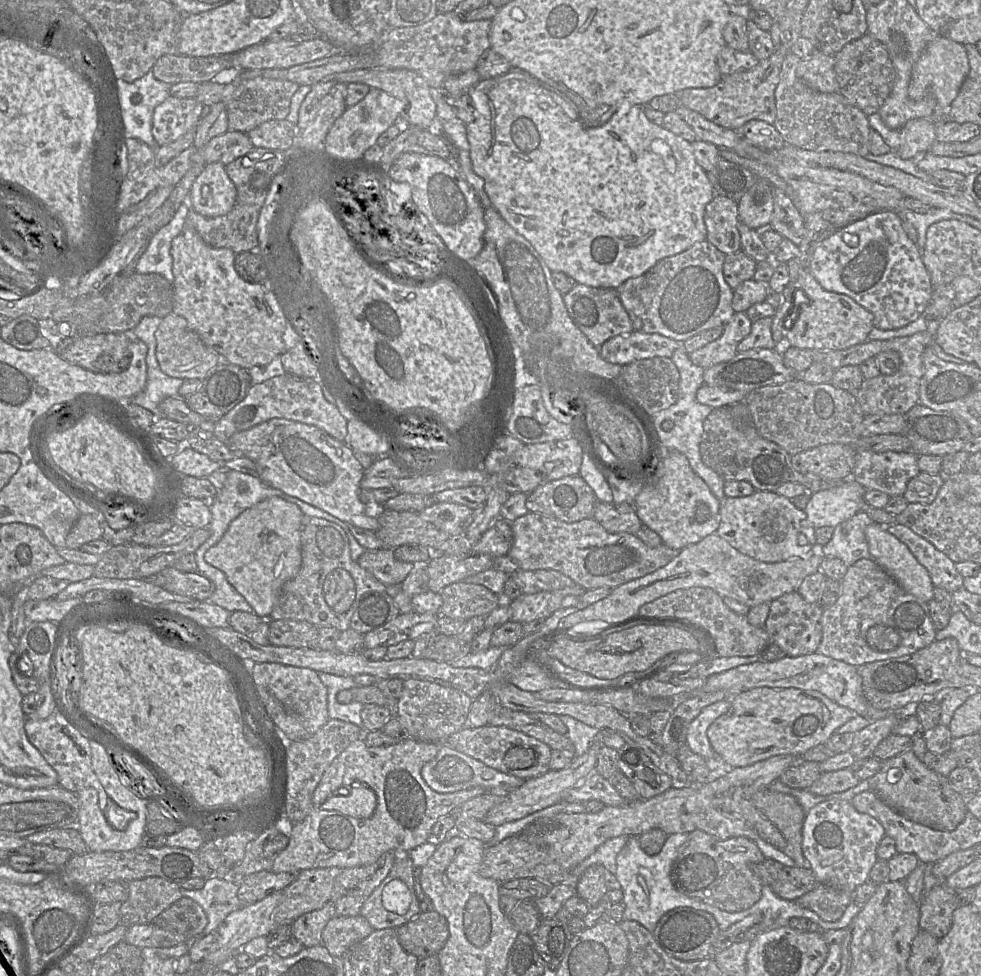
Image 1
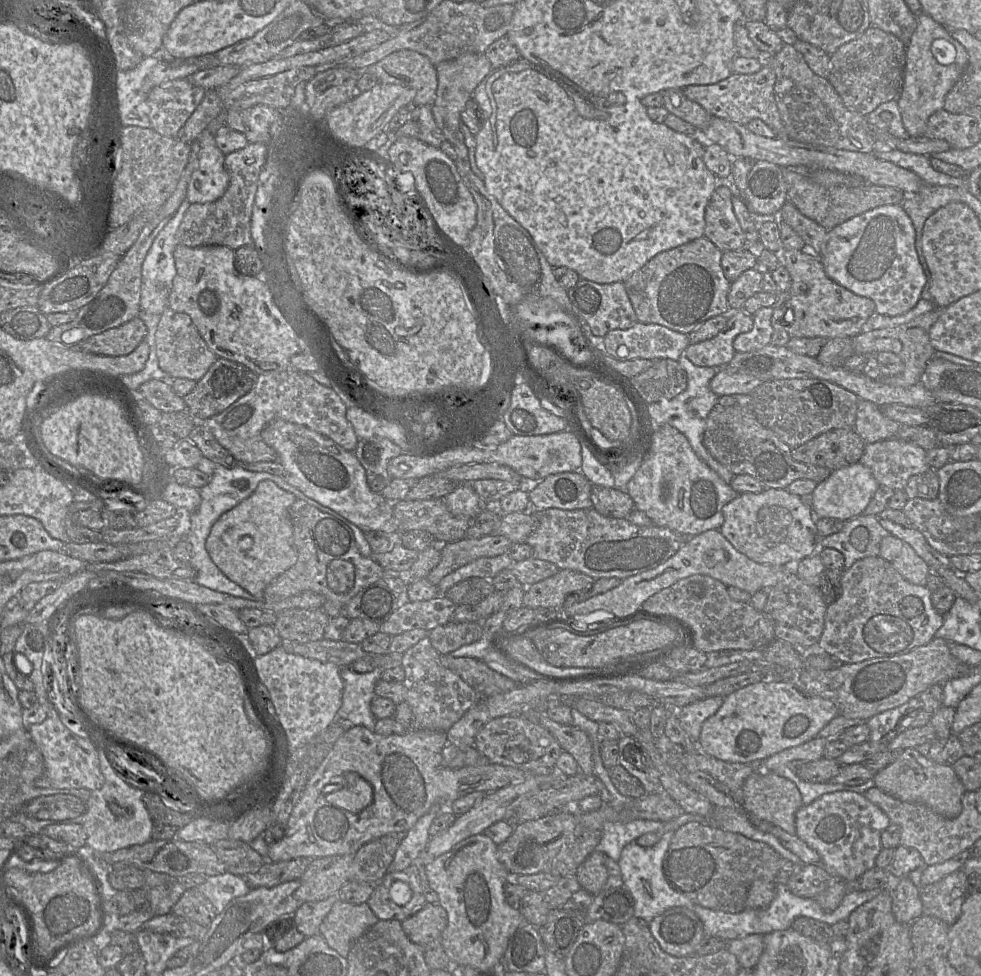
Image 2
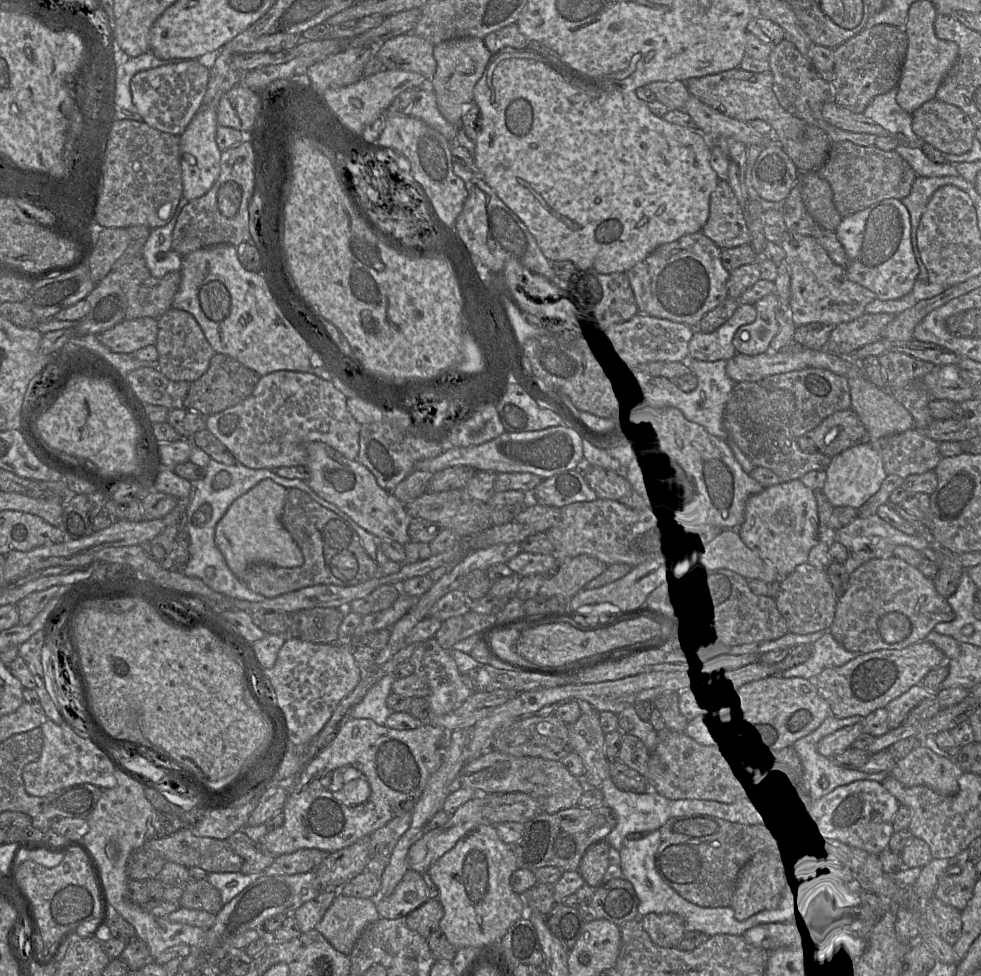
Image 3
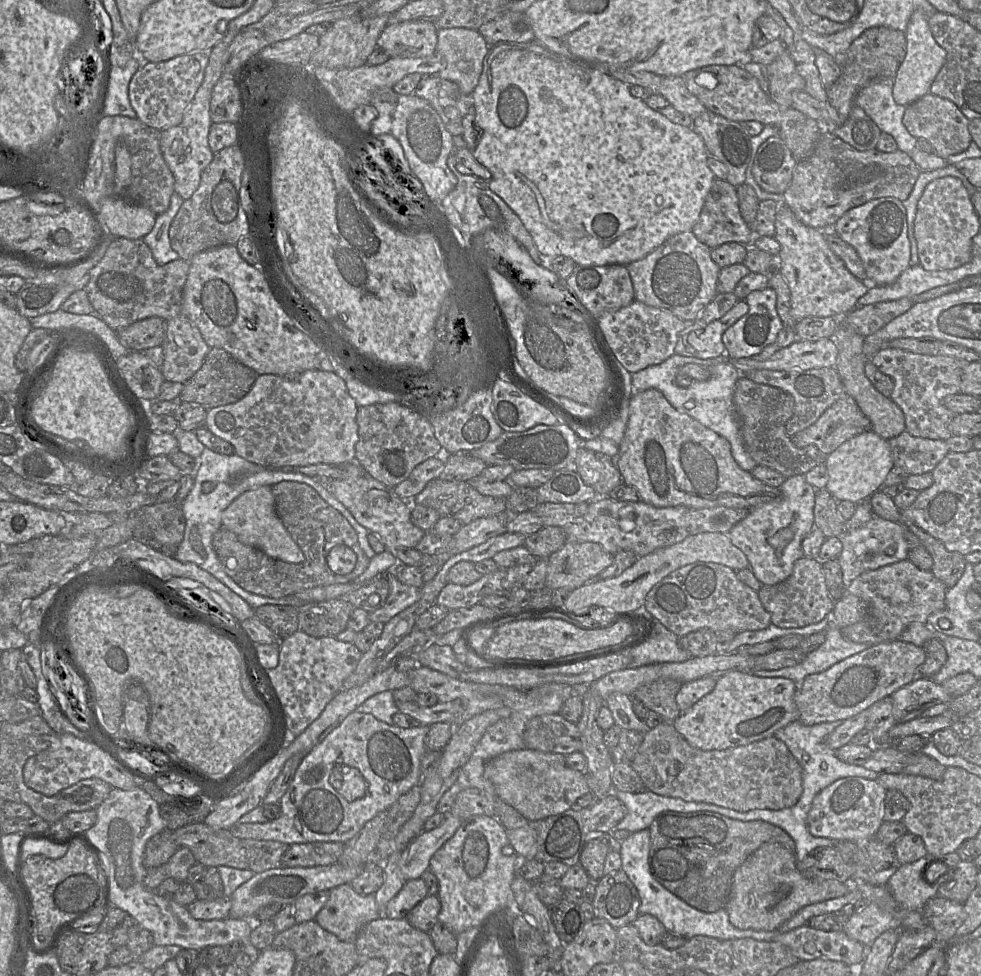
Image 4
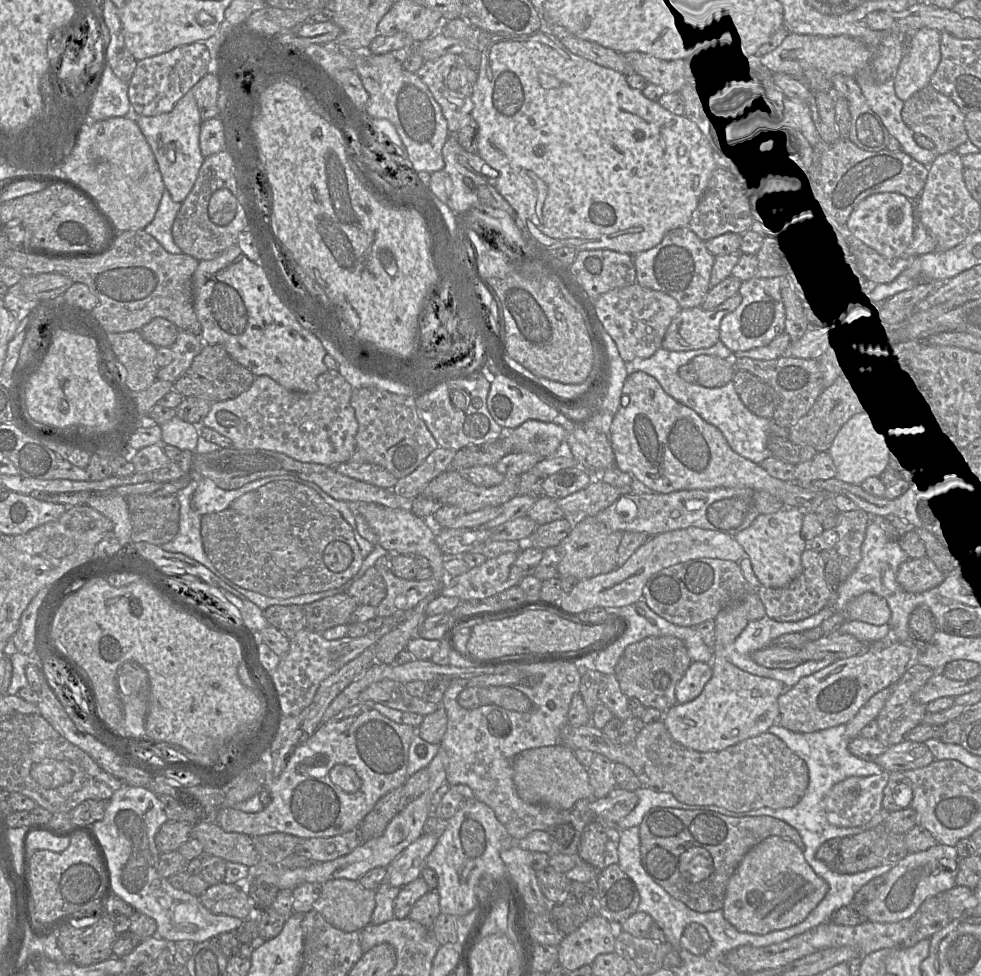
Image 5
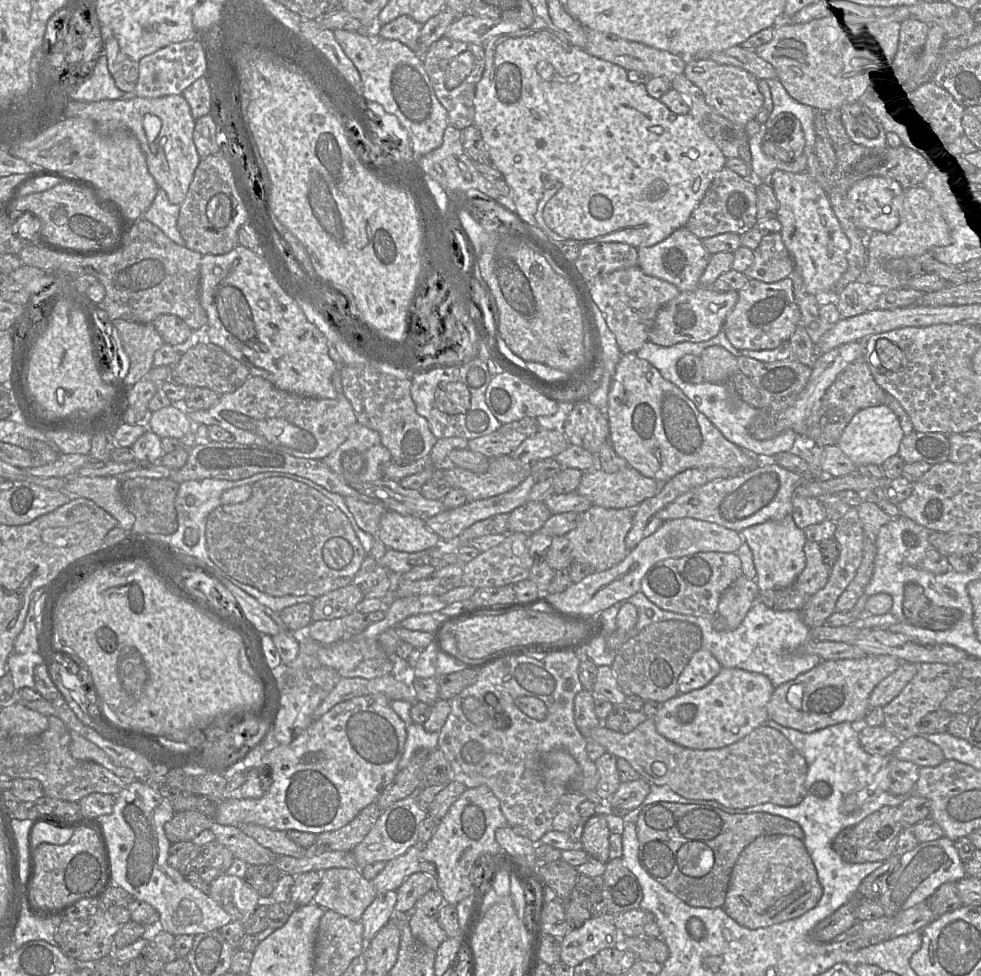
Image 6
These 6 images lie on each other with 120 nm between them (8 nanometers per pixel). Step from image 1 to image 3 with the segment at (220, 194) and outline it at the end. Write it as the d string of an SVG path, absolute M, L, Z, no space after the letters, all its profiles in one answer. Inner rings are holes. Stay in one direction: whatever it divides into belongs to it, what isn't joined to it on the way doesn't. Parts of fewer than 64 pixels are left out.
M201 107L179 136L183 197L189 202L205 195L219 177L221 151L216 143L217 126L216 109Z

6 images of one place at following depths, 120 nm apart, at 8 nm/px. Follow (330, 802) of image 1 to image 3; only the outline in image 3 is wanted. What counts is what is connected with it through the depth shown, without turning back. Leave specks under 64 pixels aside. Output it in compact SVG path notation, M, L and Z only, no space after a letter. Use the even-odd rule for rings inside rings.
M355 768L349 769L350 771L348 772L344 770L346 775L346 777L344 777L345 781L343 778L343 773L339 774L339 781L333 782L332 779L332 782L329 784L329 790L333 792L333 795L337 800L341 801L348 807L354 807L368 800L371 794L371 788L369 782L360 771Z

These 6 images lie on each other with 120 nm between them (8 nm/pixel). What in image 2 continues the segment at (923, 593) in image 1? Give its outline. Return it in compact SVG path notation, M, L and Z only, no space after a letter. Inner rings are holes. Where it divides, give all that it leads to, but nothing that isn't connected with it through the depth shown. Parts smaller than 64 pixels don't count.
M888 535L881 540L879 556L887 560L910 583L927 585L928 564L905 541Z

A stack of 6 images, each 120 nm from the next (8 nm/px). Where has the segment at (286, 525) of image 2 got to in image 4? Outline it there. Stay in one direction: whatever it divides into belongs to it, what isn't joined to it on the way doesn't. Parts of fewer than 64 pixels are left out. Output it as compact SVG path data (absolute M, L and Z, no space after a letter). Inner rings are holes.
M264 485L242 493L222 512L221 524L242 543L260 549L272 558L294 564L305 560L302 550L276 513L272 486Z

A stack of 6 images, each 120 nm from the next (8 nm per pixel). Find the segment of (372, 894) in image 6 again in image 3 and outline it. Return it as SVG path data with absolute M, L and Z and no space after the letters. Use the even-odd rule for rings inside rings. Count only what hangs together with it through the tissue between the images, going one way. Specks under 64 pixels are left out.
M337 893L333 903L316 925L328 942L339 952L350 956L363 930L380 919L375 899L363 899Z

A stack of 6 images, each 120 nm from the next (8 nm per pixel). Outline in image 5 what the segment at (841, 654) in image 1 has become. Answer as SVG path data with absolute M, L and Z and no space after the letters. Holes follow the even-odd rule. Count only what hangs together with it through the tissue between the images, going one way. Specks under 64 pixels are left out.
M928 556L907 560L899 566L897 572L898 583L909 593L927 591L940 585L947 578L947 574Z

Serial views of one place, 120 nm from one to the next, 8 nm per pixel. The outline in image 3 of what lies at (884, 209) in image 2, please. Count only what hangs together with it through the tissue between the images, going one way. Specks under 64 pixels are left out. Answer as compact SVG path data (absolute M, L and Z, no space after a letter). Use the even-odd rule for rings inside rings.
M885 199L843 217L834 232L847 255L845 271L849 280L866 287L881 300L899 299L912 290L918 279L919 267L912 249L910 214L900 199Z

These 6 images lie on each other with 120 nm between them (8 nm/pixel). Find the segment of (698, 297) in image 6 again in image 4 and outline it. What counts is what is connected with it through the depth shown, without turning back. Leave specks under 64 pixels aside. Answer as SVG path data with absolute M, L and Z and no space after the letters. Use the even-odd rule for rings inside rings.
M738 300L734 307L732 307L724 316L709 324L698 321L697 319L693 322L686 322L686 327L679 333L674 354L700 359L715 358L724 354L726 349L722 342L723 333L743 317L748 312L748 309L749 306L745 300Z

